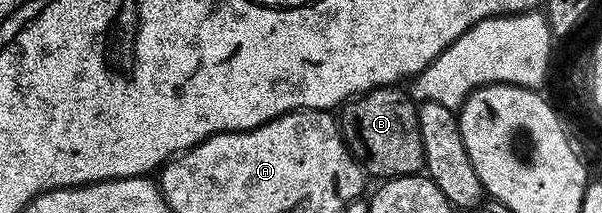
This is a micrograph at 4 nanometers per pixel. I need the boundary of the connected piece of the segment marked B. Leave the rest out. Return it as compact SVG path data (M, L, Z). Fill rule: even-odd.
M384 87L371 89L346 102L343 114L338 114L339 133L347 142L347 151L363 166L364 174L371 173L378 179L390 179L392 177L413 177L424 168L423 144L421 143L421 131L419 130L419 117L416 104L406 92L399 87Z

